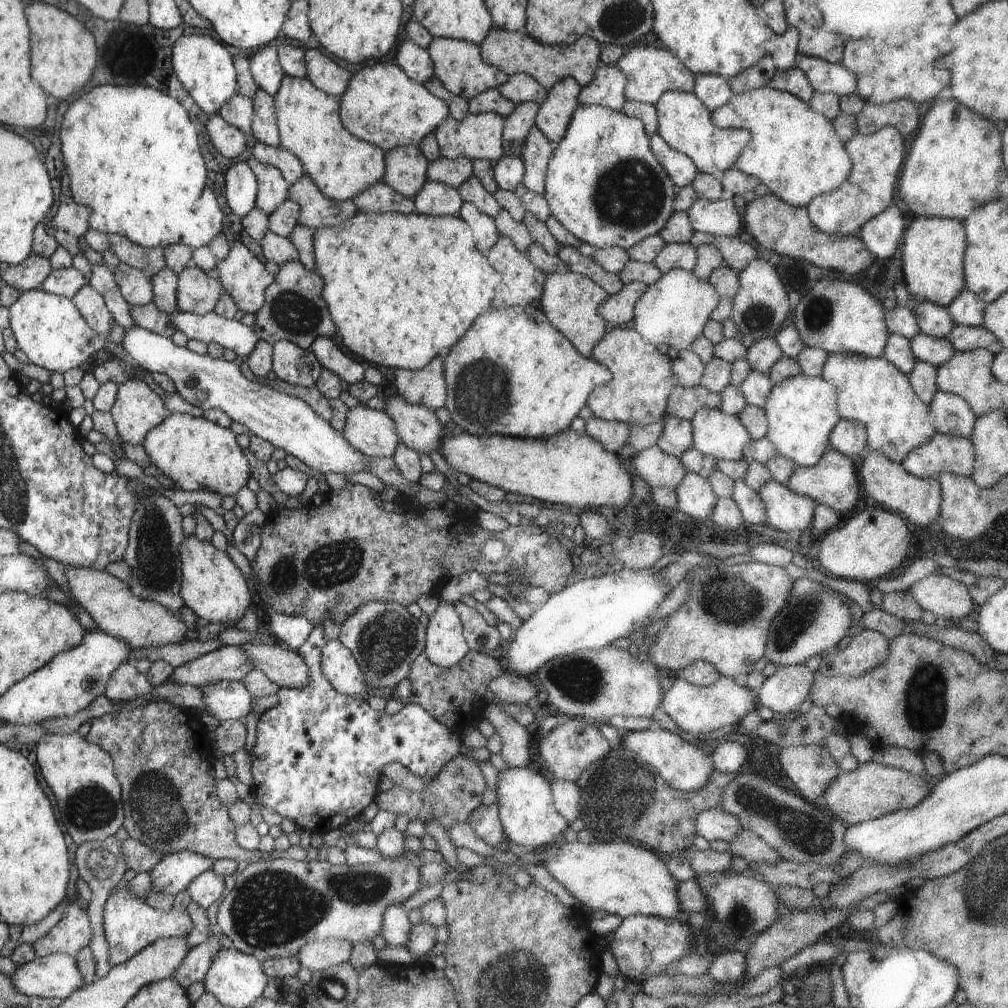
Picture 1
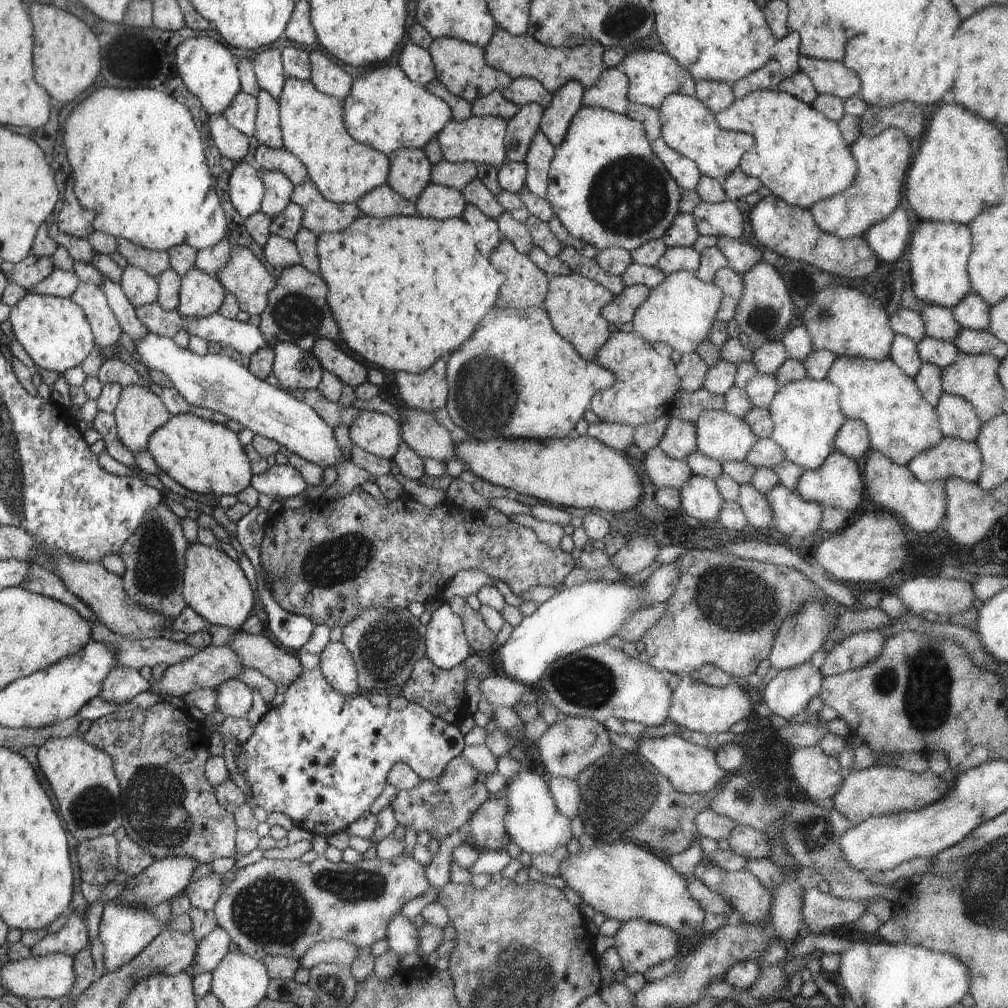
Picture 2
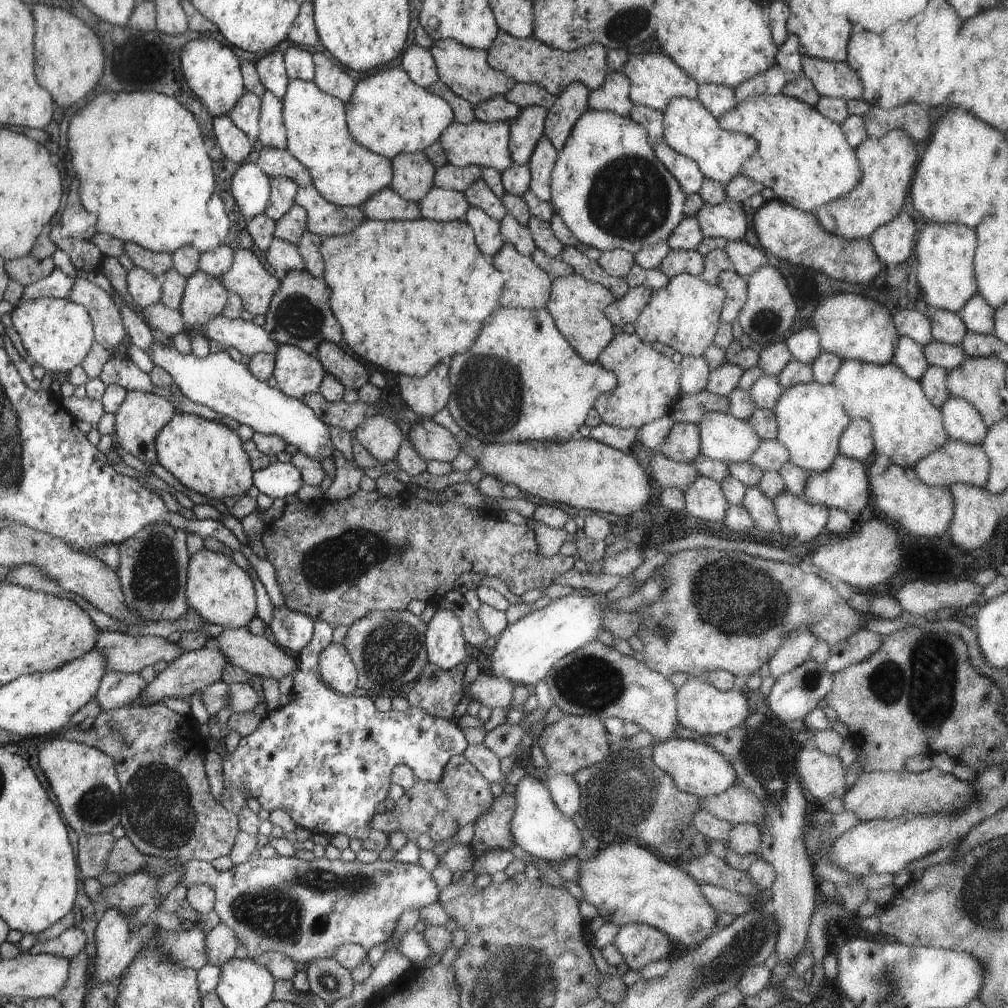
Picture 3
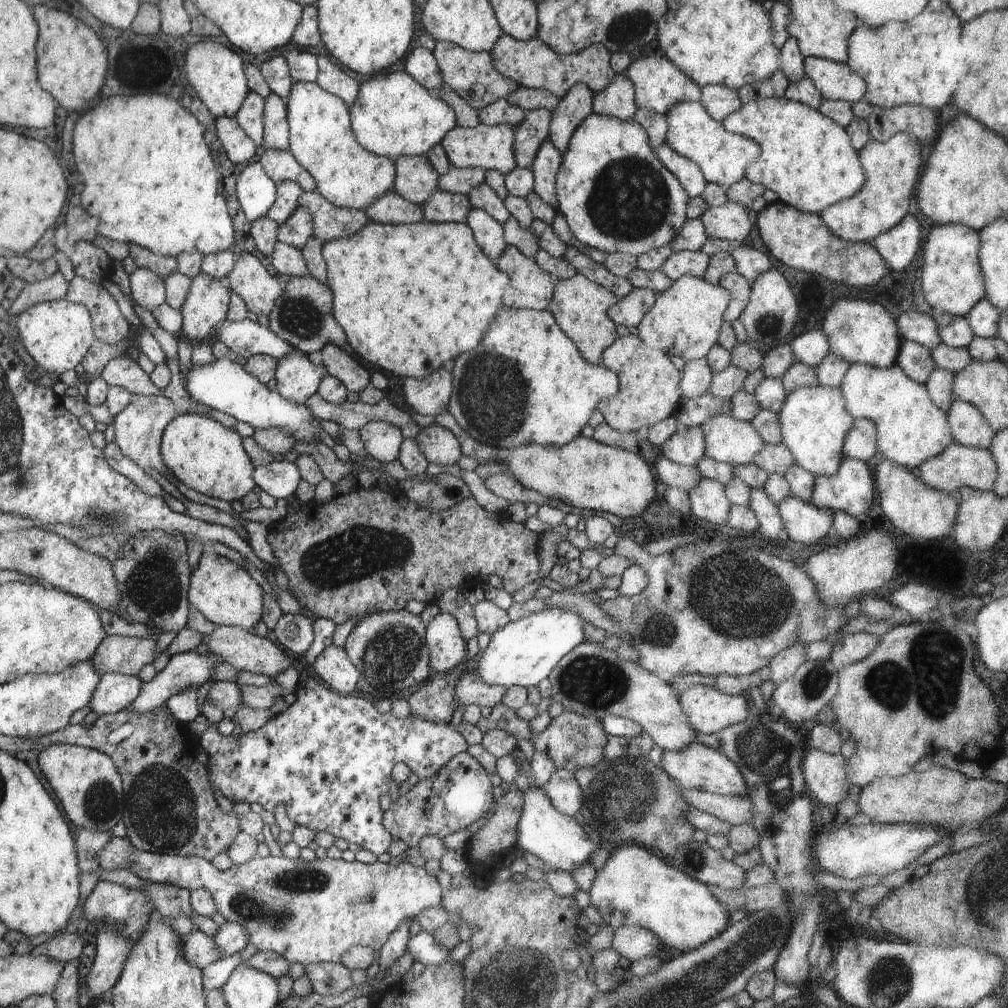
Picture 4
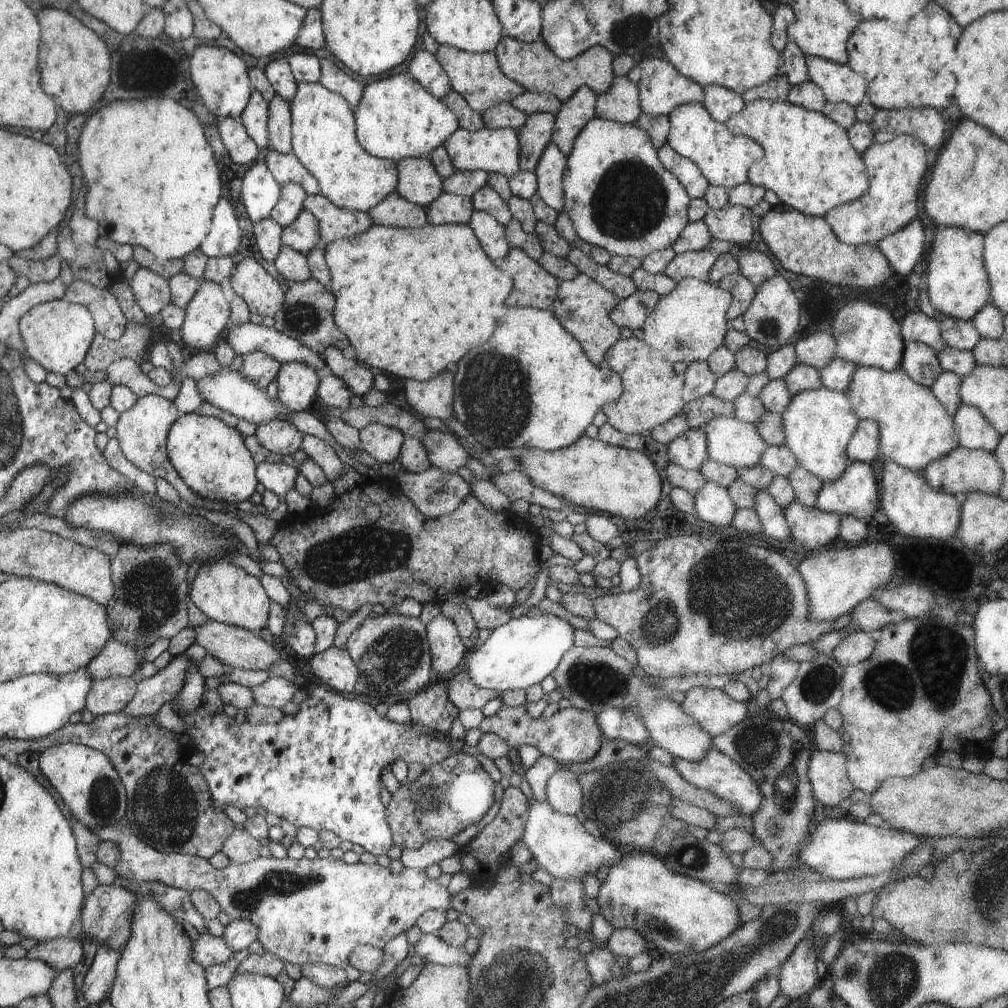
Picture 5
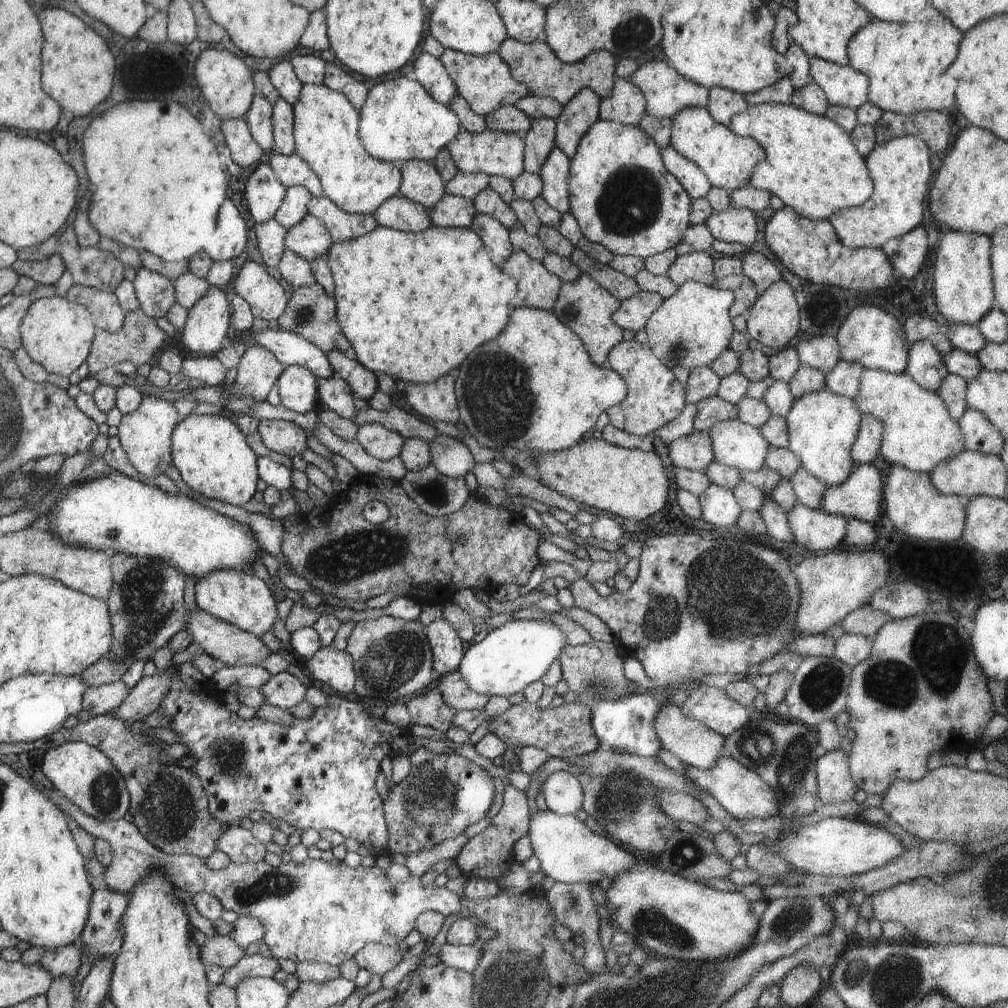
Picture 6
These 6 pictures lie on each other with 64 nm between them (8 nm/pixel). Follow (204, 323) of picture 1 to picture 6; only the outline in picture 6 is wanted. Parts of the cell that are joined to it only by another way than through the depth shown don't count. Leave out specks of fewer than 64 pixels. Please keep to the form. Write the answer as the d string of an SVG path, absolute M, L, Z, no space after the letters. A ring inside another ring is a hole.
M278 329L278 330L254 330L243 332L239 338L246 349L250 347L262 347L266 350L272 351L273 355L285 366L290 365L304 365L312 372L317 374L319 378L328 378L334 375L332 367L330 366L327 354L318 346L308 342L303 336Z

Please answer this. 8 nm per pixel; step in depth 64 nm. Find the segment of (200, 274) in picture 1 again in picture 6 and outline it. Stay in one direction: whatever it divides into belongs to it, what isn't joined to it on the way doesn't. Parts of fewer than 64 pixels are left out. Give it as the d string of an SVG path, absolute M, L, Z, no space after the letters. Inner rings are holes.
M210 286L188 311L180 344L200 356L212 356L228 344L228 322L231 322L226 294Z

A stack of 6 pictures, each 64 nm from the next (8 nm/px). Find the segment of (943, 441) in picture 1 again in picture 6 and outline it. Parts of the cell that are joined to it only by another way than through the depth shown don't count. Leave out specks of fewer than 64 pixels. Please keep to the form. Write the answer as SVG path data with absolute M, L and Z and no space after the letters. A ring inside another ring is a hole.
M968 449L959 452L950 460L937 464L928 476L941 493L960 495L966 500L980 495L1003 498L1007 485L1007 470L999 456Z

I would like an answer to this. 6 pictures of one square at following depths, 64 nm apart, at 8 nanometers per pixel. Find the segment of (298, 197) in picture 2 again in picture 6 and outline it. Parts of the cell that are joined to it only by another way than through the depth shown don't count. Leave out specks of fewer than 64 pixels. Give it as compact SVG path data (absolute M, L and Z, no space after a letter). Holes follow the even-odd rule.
M326 196L312 197L309 213L324 221L334 243L364 236L378 226L374 216L346 212Z

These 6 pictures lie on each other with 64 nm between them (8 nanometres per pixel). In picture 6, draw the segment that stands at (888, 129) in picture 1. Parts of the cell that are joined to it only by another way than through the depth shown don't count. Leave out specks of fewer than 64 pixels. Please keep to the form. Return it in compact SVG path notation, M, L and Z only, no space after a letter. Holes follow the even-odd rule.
M904 135L877 144L868 153L865 161L873 179L873 195L860 206L842 209L827 218L842 243L850 248L881 248L890 239L902 236L920 225L932 178L928 147L919 137Z

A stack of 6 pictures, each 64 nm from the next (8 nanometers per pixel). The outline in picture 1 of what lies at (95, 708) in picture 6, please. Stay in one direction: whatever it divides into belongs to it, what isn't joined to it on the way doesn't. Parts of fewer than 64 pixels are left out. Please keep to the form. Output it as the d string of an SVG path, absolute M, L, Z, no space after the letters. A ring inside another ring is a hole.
M127 662L118 666L110 676L104 695L113 702L123 703L152 692L152 688L154 686L144 674L138 672L135 664Z

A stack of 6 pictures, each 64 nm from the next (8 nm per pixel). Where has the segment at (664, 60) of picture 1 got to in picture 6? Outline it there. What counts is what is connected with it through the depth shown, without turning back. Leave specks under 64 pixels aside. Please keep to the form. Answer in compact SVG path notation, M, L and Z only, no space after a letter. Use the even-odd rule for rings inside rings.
M645 61L629 78L645 95L645 109L648 115L672 119L686 107L705 107L709 102L709 89L682 76L666 61Z

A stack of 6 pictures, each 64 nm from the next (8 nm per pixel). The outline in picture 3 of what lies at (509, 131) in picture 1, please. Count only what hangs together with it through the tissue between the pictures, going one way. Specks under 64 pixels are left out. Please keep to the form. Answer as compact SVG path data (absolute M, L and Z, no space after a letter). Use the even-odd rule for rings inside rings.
M540 105L521 109L521 114L509 122L510 142L513 163L528 165L539 138L544 135L544 121L548 114L547 108Z

